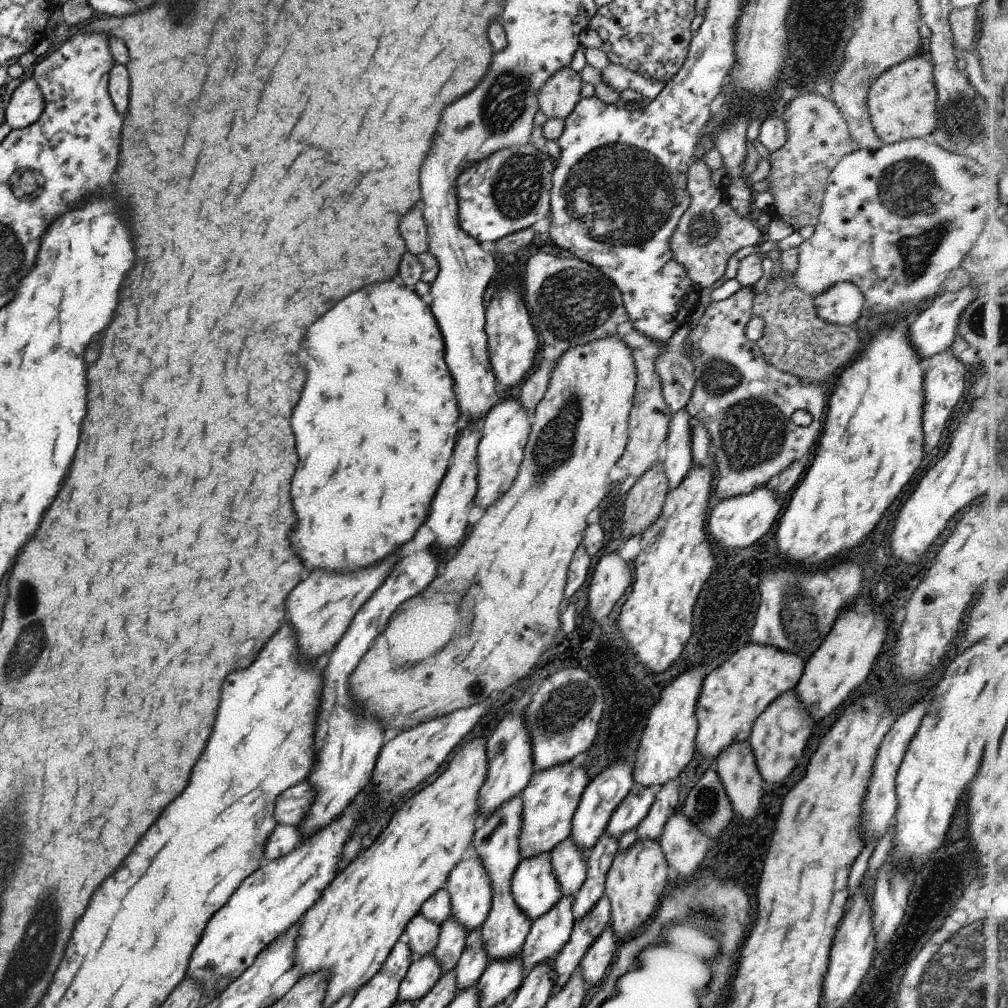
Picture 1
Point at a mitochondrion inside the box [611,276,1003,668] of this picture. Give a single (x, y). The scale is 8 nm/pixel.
(752, 430)

